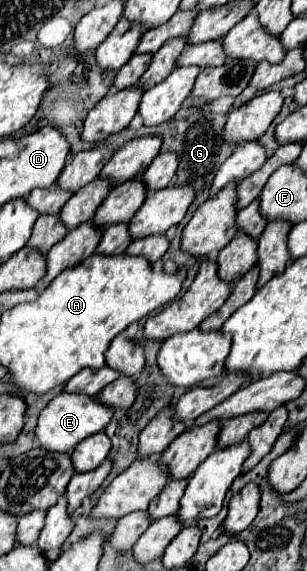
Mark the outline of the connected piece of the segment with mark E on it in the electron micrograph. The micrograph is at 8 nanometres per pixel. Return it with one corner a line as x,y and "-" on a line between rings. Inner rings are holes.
61,393
55,399
49,401
49,405
41,411
37,427
35,427
35,441
47,449
57,453
69,453
77,443
81,443
85,437
91,437
105,429
105,425
111,421
113,409
99,403
95,397
87,397
81,393

